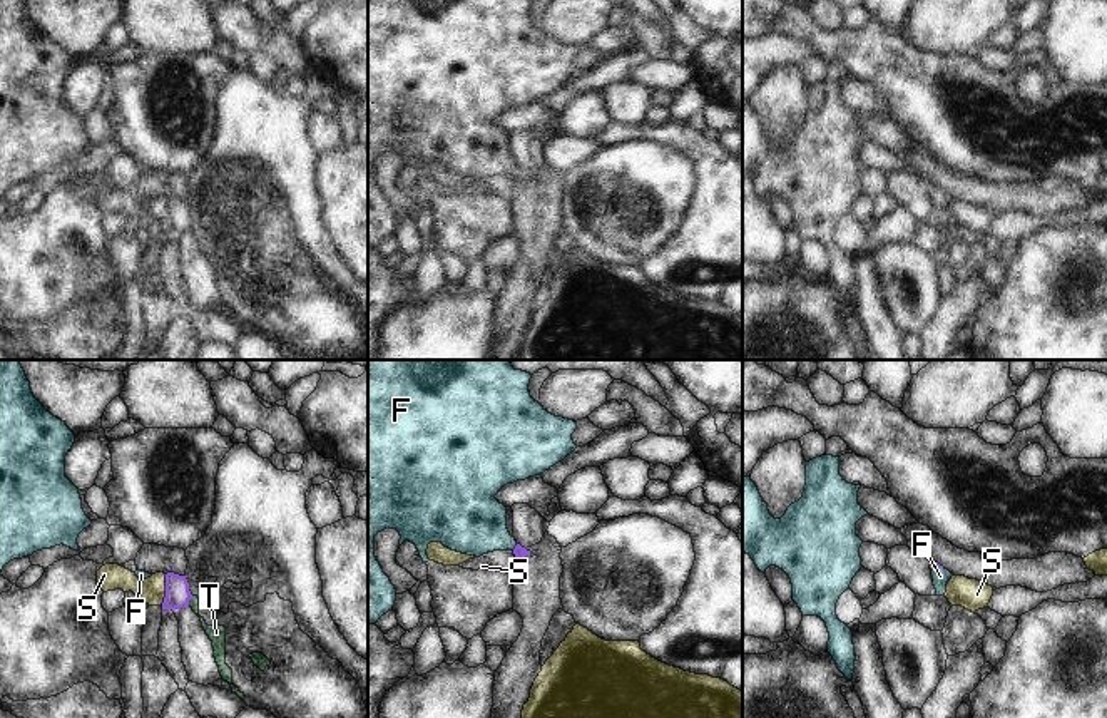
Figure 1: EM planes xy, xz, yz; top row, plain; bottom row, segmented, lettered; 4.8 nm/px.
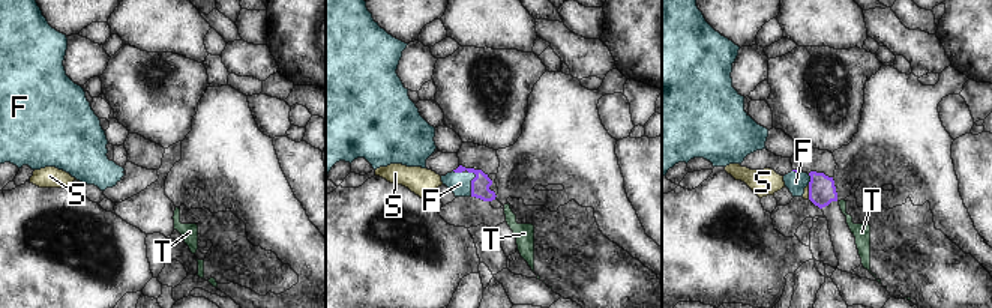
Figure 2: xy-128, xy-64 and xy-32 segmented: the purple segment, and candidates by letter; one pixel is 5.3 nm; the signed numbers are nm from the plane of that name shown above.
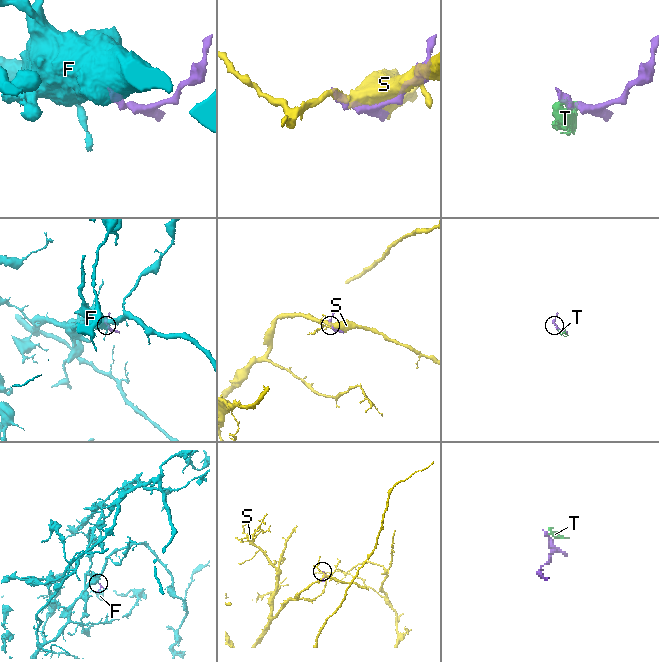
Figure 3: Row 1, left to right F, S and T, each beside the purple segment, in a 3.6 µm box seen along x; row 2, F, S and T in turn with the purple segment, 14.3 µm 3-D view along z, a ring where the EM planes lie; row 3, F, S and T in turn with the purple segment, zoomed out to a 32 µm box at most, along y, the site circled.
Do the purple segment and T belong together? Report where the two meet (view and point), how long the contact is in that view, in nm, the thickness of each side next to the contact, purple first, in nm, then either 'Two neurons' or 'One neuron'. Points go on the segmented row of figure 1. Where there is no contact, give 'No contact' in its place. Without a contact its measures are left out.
Touches purple at xy (188, 601). Shared border 50 nm. Thickness 120 nm (purple) against 80 nm. Two neurons

